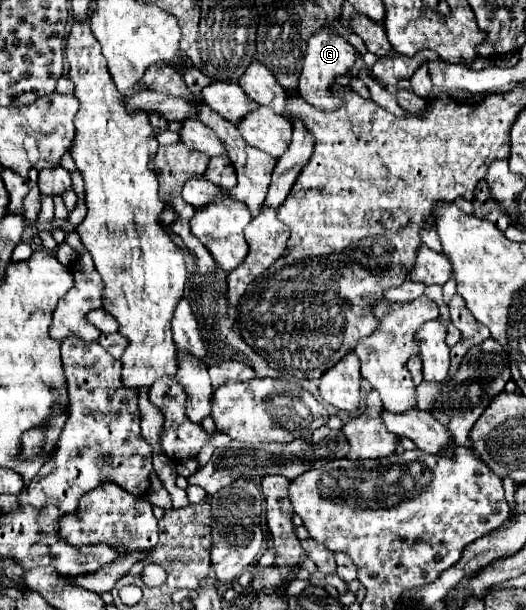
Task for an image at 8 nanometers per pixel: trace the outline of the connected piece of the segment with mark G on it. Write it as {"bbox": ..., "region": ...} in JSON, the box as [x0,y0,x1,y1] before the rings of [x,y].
{"bbox":[298,27,356,111],"region":[[[324,27],[320,31],[316,31],[310,41],[308,41],[308,49],[306,49],[306,57],[304,57],[304,69],[300,75],[300,83],[298,83],[298,93],[300,97],[310,103],[316,109],[322,111],[334,111],[340,109],[342,99],[336,97],[332,93],[332,87],[336,85],[336,77],[338,75],[346,75],[352,65],[356,61],[356,51],[354,47],[340,35],[338,29],[334,27]]]}

